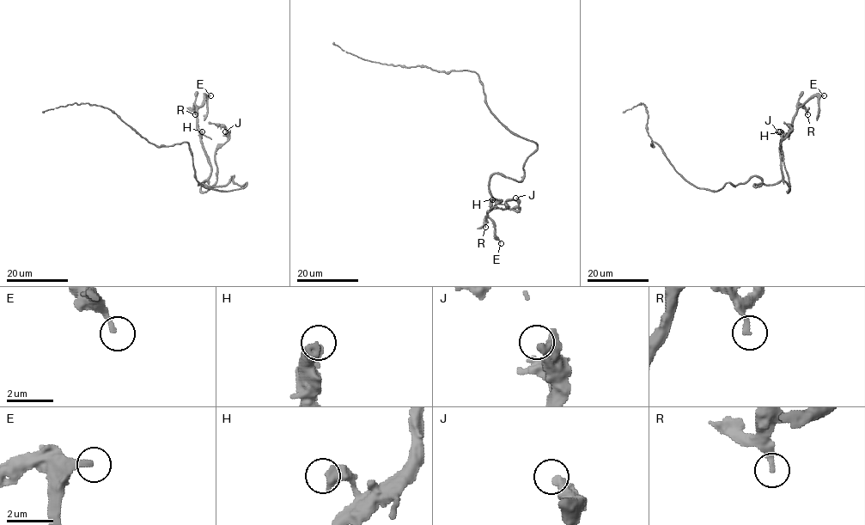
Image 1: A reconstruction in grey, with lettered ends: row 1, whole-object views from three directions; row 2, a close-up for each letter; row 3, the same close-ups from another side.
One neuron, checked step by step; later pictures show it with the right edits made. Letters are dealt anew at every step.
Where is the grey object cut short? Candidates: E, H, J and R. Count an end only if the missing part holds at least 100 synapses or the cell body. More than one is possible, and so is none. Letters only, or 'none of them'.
E

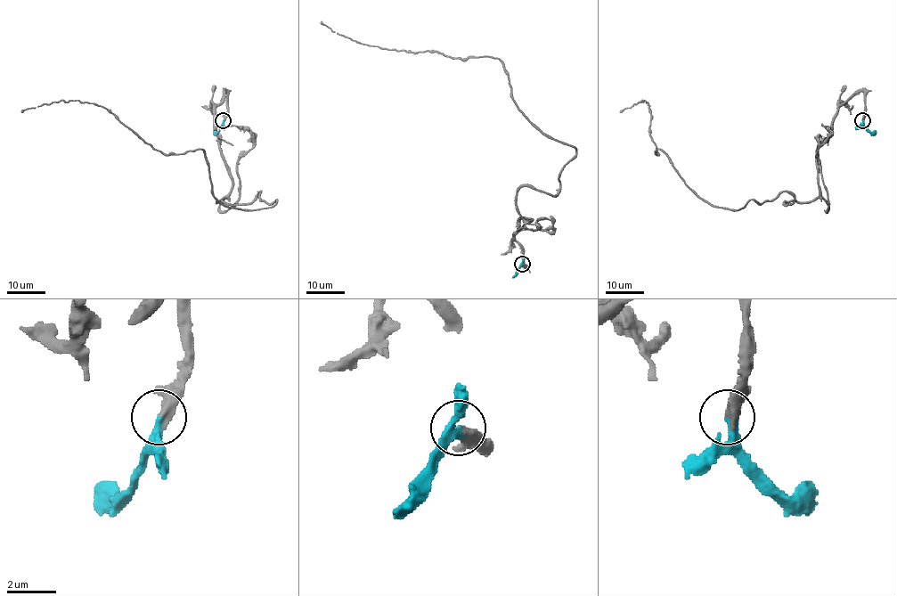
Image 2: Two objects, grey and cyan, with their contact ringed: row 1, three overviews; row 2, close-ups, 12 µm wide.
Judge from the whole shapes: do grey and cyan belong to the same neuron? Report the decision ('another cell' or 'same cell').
same cell

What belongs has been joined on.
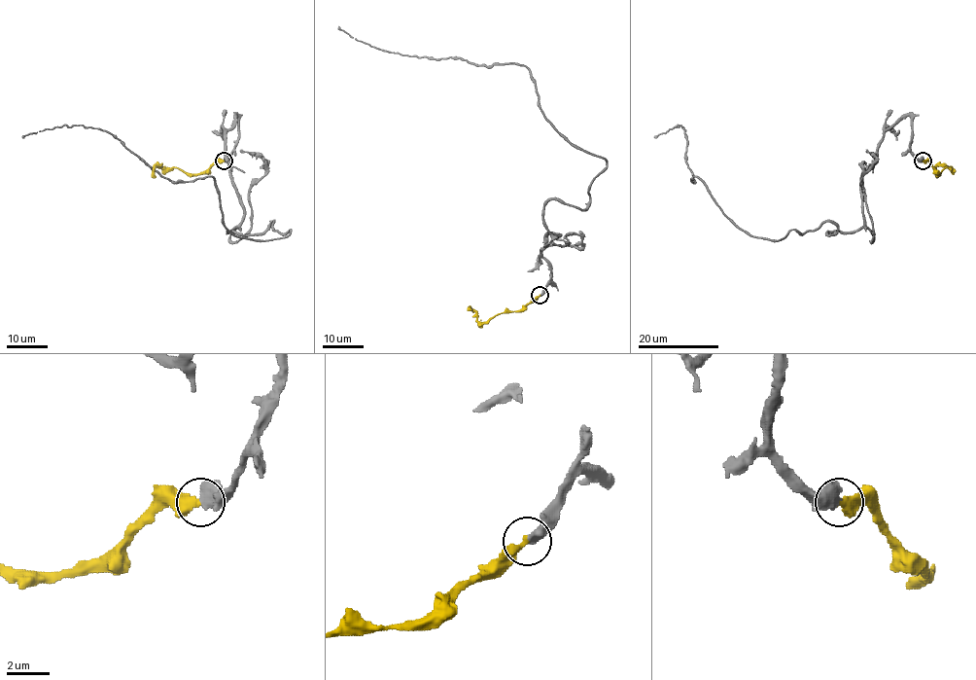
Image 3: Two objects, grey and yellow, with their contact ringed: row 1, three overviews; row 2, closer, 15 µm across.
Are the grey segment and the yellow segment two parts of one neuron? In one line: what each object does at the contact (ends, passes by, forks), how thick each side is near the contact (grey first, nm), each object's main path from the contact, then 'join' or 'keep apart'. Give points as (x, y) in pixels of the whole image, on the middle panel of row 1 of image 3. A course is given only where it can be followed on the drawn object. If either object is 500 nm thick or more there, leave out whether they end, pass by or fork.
550/400 nm | grey via (540, 295), (559, 235), (544, 205), (583, 209), (606, 161), (550, 122), (526, 67), (338, 26) | yellow via (540, 296), (521, 309), (504, 311), (486, 322), (479, 322), (477, 315), (470, 309) | join

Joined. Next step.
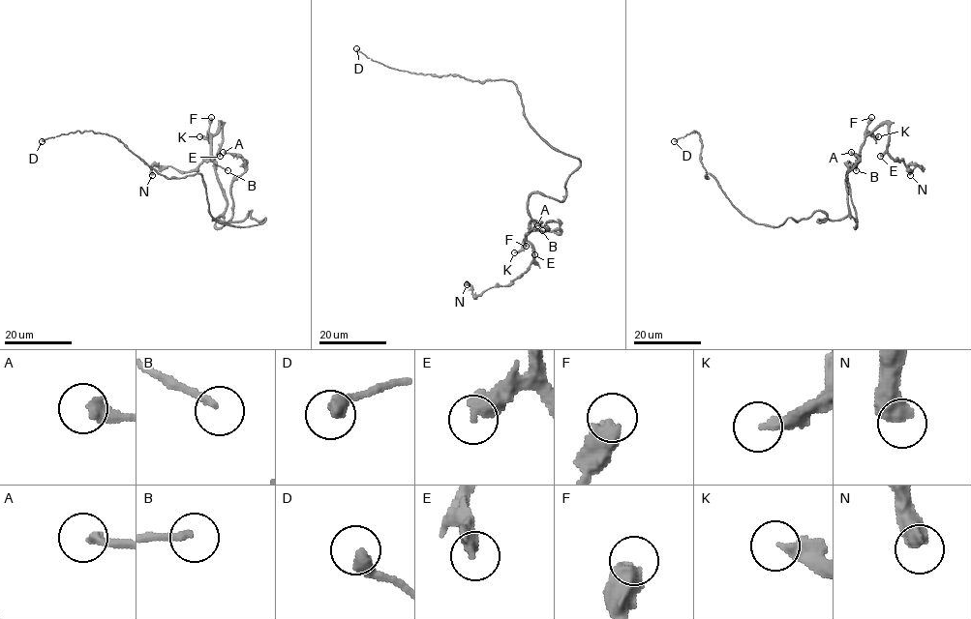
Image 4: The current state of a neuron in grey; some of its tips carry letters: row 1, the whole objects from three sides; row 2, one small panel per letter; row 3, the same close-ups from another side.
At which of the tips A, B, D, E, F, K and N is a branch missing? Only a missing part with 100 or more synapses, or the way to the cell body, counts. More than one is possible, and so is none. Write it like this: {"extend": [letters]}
{"extend": []}

